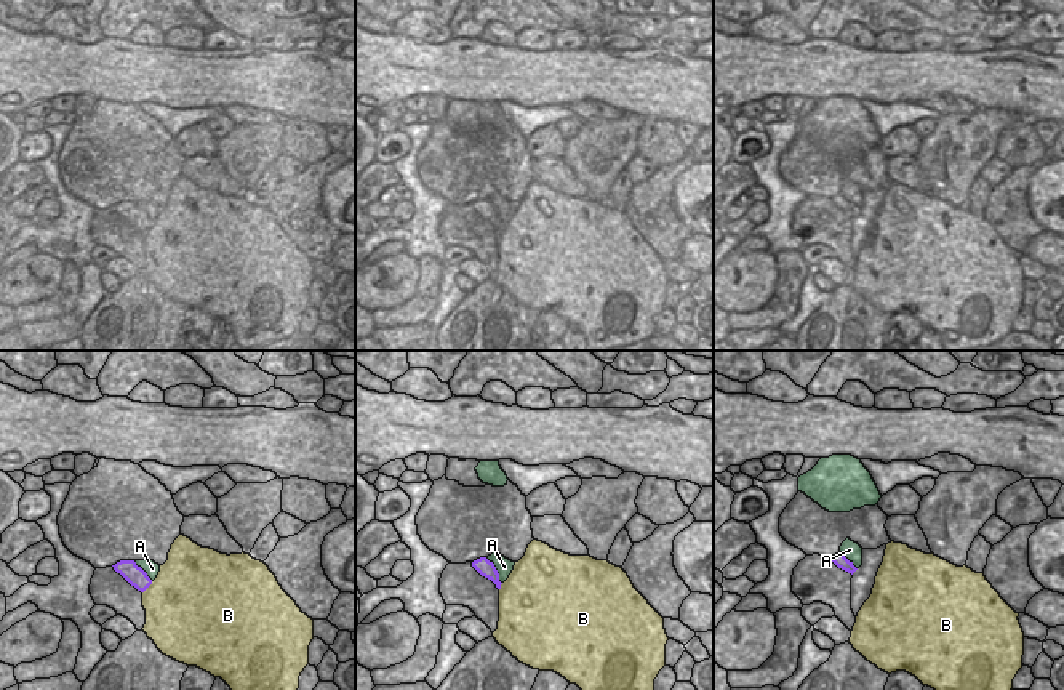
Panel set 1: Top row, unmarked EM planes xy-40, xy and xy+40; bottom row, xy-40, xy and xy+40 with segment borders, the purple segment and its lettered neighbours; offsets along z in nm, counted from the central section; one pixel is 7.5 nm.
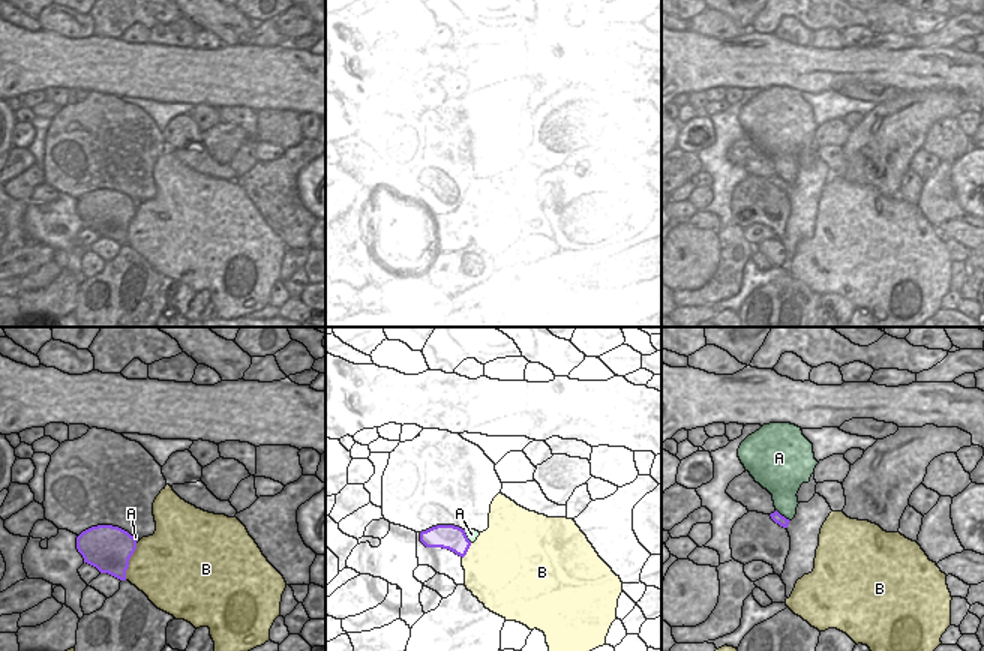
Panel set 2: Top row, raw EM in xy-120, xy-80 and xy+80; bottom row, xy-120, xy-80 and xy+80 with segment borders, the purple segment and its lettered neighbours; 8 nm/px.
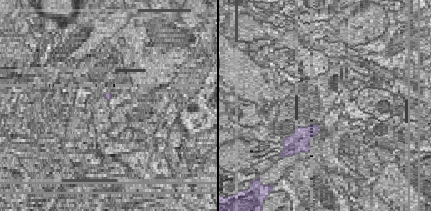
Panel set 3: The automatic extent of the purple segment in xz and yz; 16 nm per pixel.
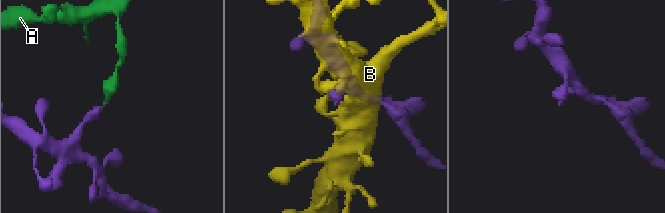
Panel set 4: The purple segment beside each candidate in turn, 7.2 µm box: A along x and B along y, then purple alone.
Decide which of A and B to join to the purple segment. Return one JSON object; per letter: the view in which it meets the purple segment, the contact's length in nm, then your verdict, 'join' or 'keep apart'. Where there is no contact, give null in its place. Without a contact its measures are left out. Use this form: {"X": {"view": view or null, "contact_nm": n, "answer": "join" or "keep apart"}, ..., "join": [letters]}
{"A": {"view": "xy", "contact_nm": 240, "answer": "keep apart"}, "B": {"view": "xy-40", "contact_nm": 120, "answer": "keep apart"}, "join": []}

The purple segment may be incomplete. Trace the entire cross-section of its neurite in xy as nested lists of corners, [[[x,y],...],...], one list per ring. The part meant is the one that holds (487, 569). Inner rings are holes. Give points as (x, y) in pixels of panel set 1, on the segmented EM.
[[[480,557],[472,562],[472,567],[485,578],[491,580],[498,589],[501,589],[499,573],[493,562],[490,562],[486,557]]]

